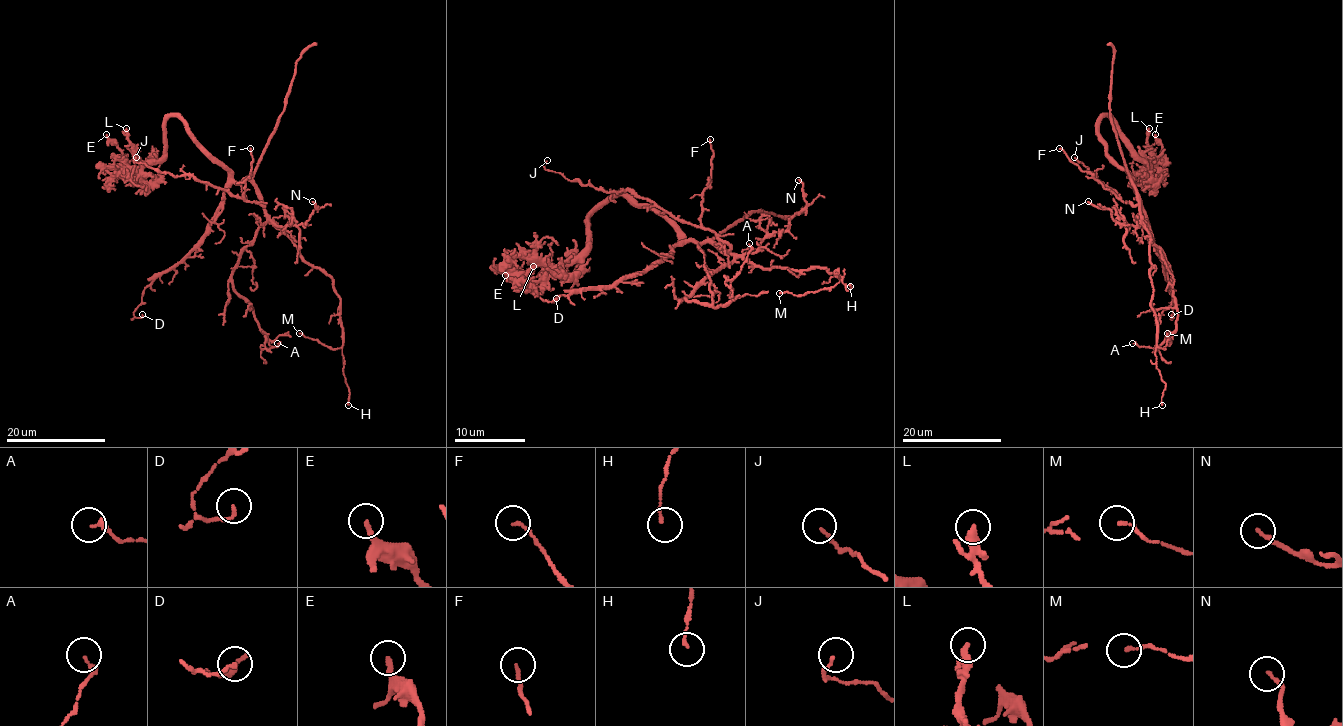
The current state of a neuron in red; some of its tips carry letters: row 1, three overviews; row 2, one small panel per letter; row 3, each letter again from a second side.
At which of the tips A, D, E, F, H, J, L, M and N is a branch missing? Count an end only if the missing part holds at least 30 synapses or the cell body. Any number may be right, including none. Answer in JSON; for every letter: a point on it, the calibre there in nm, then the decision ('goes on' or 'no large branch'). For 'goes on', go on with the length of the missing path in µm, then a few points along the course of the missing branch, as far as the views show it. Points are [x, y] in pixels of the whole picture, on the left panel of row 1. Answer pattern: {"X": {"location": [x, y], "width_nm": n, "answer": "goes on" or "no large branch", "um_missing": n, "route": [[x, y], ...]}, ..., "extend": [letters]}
{"A": {"location": [277, 343], "width_nm": 180, "answer": "no large branch"}, "D": {"location": [142, 314], "width_nm": 150, "answer": "no large branch"}, "E": {"location": [106, 134], "width_nm": 240, "answer": "no large branch"}, "F": {"location": [250, 148], "width_nm": 140, "answer": "no large branch"}, "H": {"location": [348, 405], "width_nm": 110, "answer": "no large branch"}, "J": {"location": [136, 157], "width_nm": 100, "answer": "no large branch"}, "L": {"location": [126, 128], "width_nm": 320, "answer": "no large branch"}, "M": {"location": [299, 333], "width_nm": 140, "answer": "no large branch"}, "N": {"location": [312, 201], "width_nm": 140, "answer": "no large branch"}, "extend": []}

